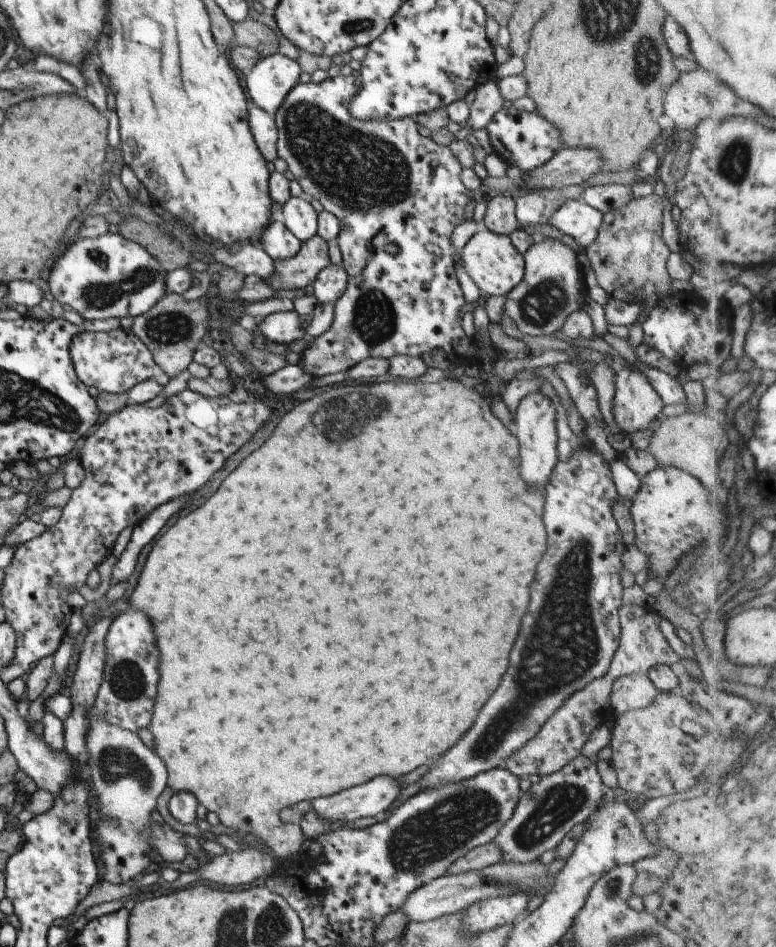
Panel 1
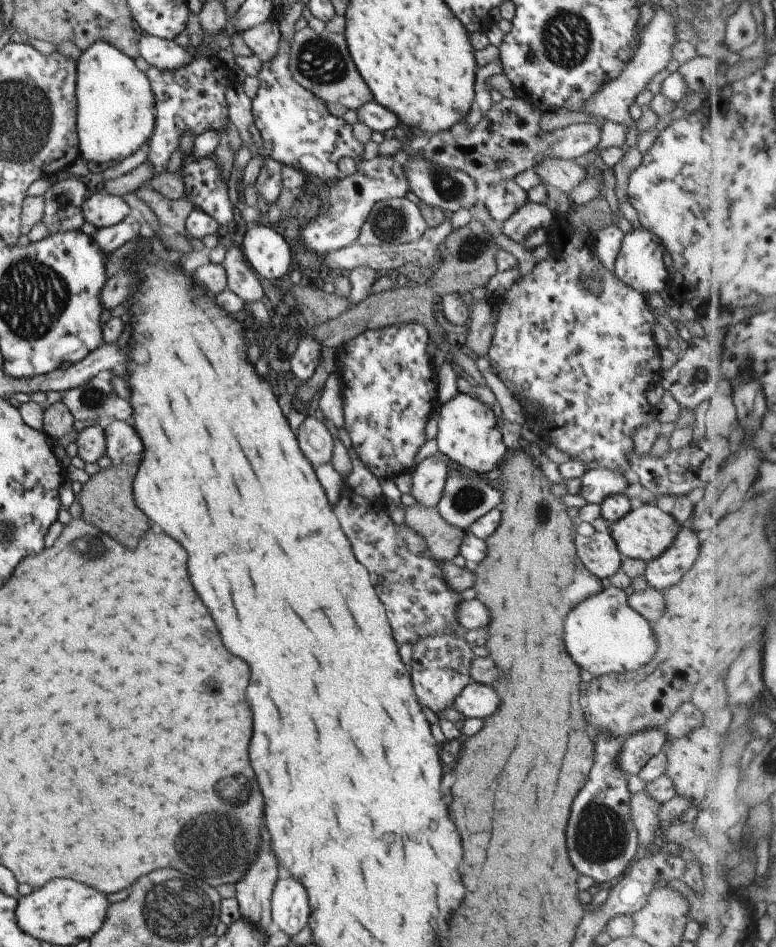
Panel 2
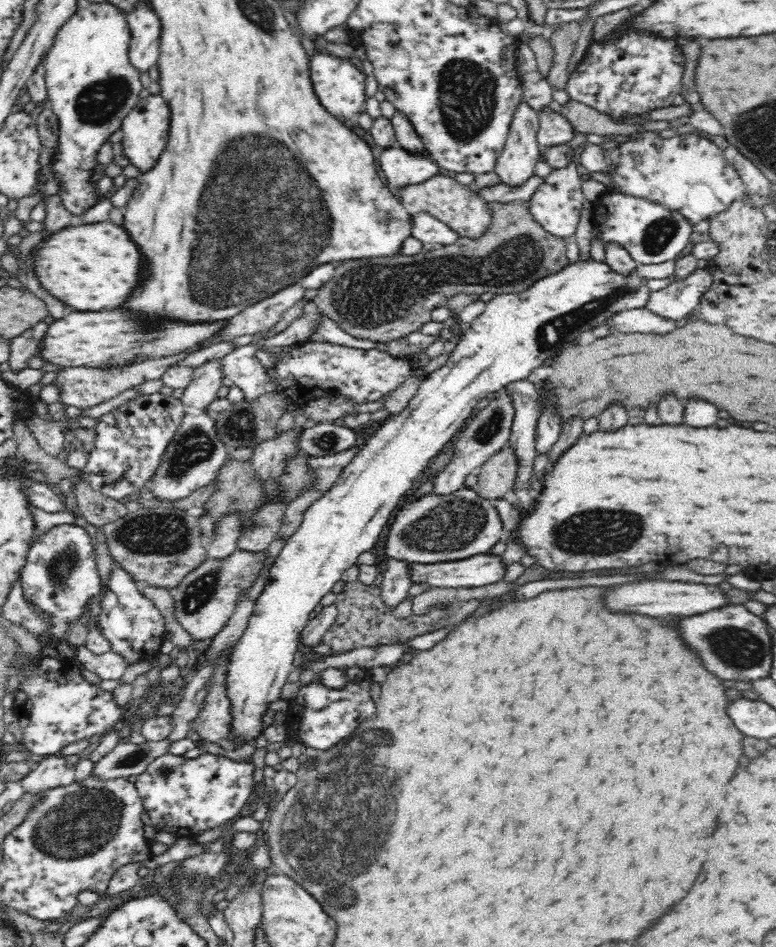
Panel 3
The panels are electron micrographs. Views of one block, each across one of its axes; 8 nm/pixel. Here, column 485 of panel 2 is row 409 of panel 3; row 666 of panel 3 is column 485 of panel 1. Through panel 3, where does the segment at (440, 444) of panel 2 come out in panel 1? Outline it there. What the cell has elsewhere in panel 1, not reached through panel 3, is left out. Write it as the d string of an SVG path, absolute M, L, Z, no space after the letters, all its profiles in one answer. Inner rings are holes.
M479 227L461 249L460 261L471 281L488 296L506 295L524 273L524 258L511 244L507 235L499 235Z

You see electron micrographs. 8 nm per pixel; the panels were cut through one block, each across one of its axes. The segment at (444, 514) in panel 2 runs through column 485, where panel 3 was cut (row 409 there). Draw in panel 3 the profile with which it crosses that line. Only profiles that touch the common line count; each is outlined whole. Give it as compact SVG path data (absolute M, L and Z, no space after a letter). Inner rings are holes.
M501 389L498 393L500 394L498 399L490 401L484 409L476 410L472 418L464 424L460 433L460 440L454 444L454 458L434 478L431 494L450 496L456 490L463 488L464 478L468 474L477 473L480 467L502 448L502 444L509 440L514 409L505 390Z

